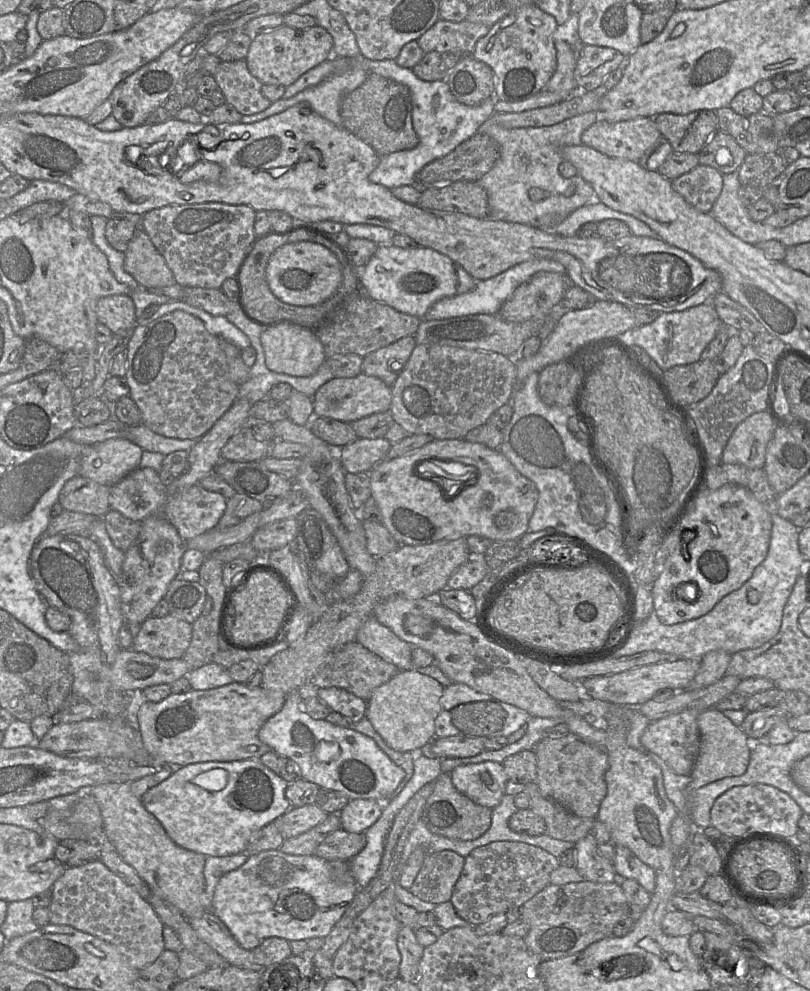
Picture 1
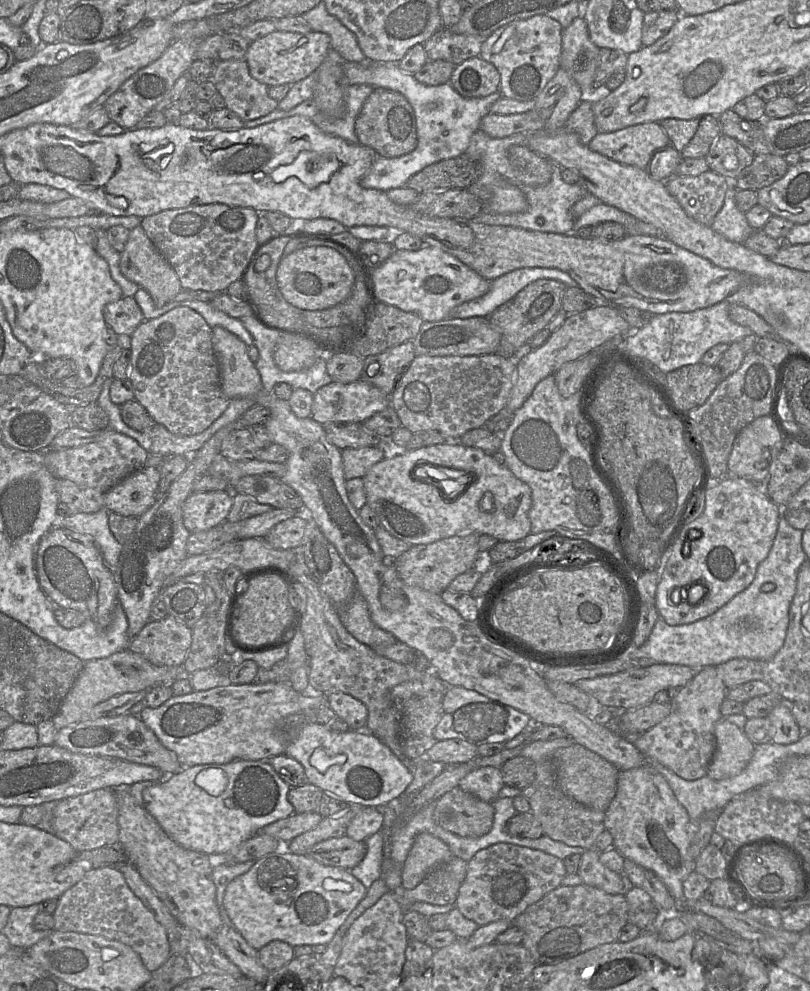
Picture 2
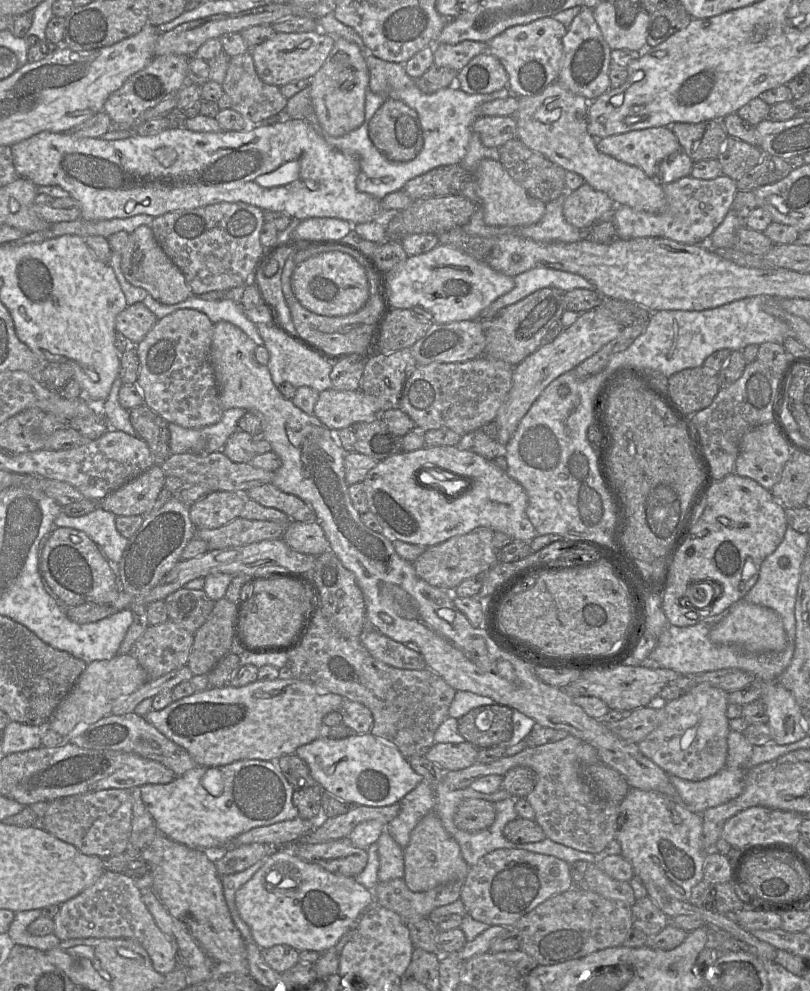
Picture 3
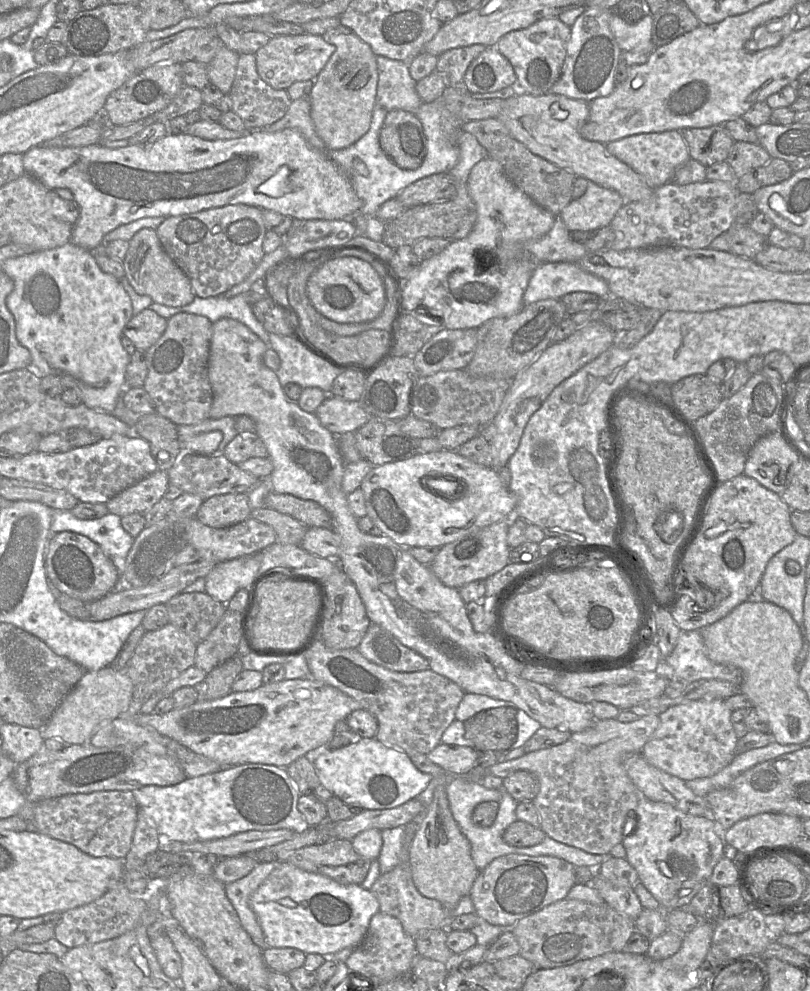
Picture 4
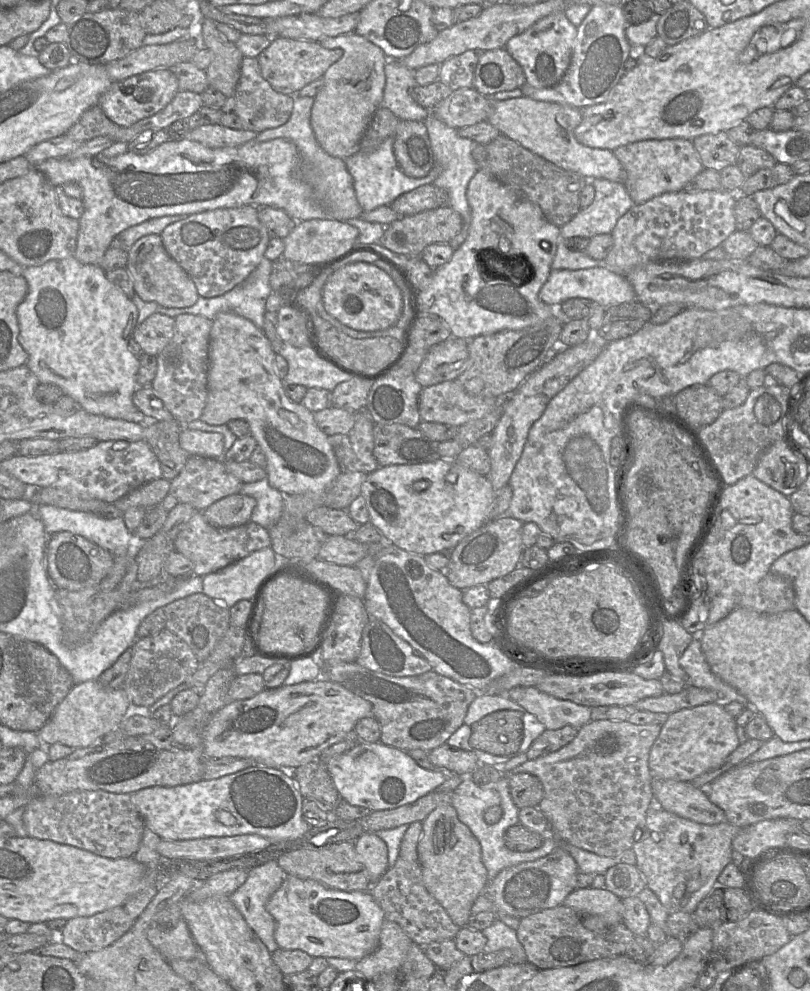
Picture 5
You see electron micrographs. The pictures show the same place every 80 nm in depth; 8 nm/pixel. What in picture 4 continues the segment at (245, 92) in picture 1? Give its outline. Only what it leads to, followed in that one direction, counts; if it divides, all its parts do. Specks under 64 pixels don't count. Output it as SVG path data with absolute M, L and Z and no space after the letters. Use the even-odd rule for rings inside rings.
M253 54L239 55L229 96L233 103L232 111L242 118L247 129L261 129L275 123L286 114L291 104L286 90L274 89L261 79L257 73L256 59Z

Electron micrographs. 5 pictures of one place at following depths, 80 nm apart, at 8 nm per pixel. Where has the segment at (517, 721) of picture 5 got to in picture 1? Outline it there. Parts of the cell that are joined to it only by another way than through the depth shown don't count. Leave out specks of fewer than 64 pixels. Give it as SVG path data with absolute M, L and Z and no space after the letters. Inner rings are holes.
M489 700L483 705L463 702L450 711L453 725L470 737L487 737L502 729L505 712L499 703Z

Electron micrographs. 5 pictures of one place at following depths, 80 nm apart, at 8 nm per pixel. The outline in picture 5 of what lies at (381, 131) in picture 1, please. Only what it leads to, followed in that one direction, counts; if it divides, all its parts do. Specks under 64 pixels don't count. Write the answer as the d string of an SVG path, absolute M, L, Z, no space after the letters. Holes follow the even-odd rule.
M400 121L393 136L393 152L408 177L423 178L435 164L429 134L422 121Z

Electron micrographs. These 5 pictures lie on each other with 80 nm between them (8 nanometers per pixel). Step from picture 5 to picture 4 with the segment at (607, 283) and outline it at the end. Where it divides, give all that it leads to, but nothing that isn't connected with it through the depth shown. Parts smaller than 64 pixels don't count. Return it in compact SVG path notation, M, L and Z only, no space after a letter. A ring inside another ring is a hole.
M544 262L533 271L523 301L527 305L544 299L561 299L572 292L594 293L602 300L612 296L603 279L583 270L577 263Z

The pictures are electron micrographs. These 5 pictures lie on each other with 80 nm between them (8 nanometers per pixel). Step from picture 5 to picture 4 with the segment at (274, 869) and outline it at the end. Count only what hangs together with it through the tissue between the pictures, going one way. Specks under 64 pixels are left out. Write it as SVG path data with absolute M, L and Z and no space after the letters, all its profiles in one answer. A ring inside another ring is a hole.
M276 861L258 863L245 877L224 884L226 895L236 910L242 927L254 944L262 950L267 949L267 946L258 918L251 907L250 898L269 877L275 864Z

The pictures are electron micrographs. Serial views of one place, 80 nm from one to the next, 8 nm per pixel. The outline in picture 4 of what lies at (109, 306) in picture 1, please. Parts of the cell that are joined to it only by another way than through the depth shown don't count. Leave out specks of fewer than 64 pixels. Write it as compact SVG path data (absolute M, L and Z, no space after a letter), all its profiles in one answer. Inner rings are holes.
M146 308L133 315L126 324L123 334L138 350L146 351L160 339L166 327L166 318L158 315L151 308Z

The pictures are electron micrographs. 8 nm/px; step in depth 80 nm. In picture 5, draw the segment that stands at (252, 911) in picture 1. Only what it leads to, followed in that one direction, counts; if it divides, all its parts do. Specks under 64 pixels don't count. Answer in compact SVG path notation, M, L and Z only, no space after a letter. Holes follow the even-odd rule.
M286 875L266 910L275 920L275 941L284 950L302 950L312 957L361 960L379 945L384 913L368 891L344 892L321 883Z

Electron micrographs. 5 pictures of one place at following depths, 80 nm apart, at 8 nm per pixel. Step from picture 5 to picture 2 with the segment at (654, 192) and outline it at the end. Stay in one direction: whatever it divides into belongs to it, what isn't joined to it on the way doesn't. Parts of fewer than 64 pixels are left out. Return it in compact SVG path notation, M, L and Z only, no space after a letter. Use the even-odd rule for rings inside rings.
M646 122L613 132L598 132L588 147L614 161L647 168L658 150L670 145L670 140L659 122Z

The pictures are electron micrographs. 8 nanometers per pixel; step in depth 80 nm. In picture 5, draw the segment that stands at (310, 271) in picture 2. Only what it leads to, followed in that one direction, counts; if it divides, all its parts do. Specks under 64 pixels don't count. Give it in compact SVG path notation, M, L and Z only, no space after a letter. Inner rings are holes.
M354 262L335 271L322 289L326 311L357 331L382 331L395 325L403 309L400 288L391 276L373 263Z

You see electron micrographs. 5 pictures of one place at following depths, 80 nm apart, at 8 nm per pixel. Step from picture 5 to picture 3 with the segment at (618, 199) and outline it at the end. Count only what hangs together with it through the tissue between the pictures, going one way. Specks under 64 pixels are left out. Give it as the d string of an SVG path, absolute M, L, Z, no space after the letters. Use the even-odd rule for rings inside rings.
M584 183L573 192L567 192L563 215L565 220L578 229L591 228L616 208L616 203L602 191Z

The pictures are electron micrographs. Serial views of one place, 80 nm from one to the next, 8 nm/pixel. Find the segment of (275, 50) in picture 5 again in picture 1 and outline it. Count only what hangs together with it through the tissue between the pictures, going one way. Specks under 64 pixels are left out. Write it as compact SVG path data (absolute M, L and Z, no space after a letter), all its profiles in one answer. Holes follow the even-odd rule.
M281 27L256 35L245 58L249 72L262 84L290 86L304 73L333 57L333 38L322 27Z

